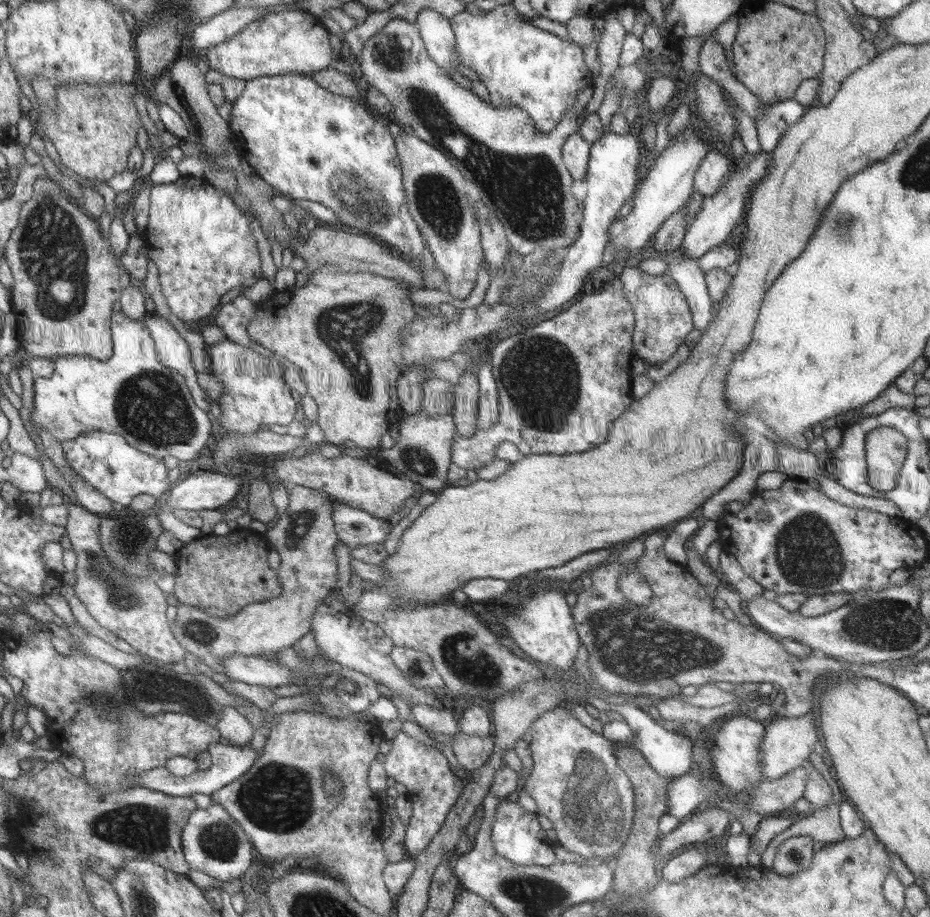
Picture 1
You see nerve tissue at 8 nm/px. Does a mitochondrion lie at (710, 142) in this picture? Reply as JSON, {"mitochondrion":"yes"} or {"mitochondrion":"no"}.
{"mitochondrion":"no"}

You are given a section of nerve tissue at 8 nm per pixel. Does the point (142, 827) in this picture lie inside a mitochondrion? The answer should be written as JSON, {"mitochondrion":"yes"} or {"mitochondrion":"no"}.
{"mitochondrion":"yes"}

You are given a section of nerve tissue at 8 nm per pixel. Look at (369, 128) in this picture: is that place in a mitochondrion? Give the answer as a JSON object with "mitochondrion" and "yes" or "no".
{"mitochondrion":"no"}

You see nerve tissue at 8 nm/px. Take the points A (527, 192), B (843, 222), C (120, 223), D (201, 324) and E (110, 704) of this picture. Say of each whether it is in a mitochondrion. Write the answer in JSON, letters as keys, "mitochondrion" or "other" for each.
{"A":"mitochondrion","B":"mitochondrion","C":"other","D":"other","E":"mitochondrion"}

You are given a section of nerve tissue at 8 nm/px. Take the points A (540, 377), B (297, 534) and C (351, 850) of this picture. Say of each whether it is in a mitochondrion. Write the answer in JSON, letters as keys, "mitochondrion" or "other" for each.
{"A":"mitochondrion","B":"mitochondrion","C":"other"}

